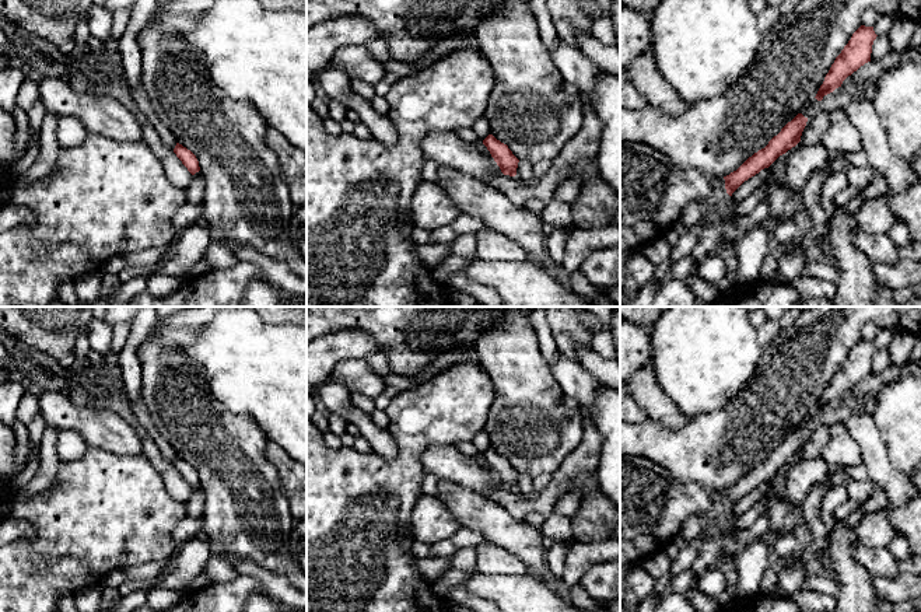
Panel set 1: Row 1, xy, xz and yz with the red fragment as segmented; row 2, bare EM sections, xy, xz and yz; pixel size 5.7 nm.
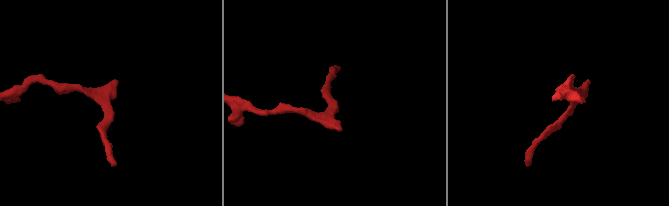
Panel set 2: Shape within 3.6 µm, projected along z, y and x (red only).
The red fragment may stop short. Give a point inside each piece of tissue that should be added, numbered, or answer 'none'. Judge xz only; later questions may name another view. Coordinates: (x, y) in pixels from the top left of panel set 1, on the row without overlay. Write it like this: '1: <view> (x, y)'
none

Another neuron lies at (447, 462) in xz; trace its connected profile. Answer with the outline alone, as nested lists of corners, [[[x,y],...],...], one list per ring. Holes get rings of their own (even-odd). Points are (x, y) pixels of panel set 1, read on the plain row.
[[[430,445],[420,461],[427,475],[454,482],[484,497],[502,487],[483,457],[462,454],[455,445]]]

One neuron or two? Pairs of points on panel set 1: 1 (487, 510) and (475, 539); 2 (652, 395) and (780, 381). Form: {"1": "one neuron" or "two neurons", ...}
{"1": "two neurons", "2": "two neurons"}

